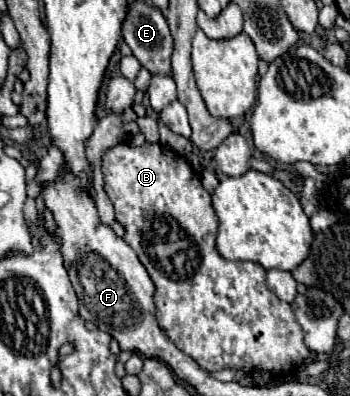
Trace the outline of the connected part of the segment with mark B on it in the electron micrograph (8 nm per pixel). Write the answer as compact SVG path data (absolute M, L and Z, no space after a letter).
M122 141L122 143L110 147L110 149L106 149L102 153L102 175L104 175L104 191L108 193L114 209L116 209L116 221L126 229L124 241L136 251L140 263L144 265L144 269L148 271L150 279L156 285L156 295L154 295L154 301L156 301L156 319L158 319L160 327L164 329L164 333L176 343L176 347L182 353L190 355L202 369L206 369L210 373L212 371L220 371L224 367L236 367L236 369L244 369L244 371L264 369L264 371L270 371L274 375L284 375L284 373L294 373L304 363L304 359L310 355L310 351L308 351L308 347L302 341L302 331L300 331L300 327L298 327L298 323L294 319L292 307L288 303L282 303L268 289L264 267L258 265L258 263L252 263L252 261L228 261L228 259L220 257L220 253L216 251L214 241L216 241L216 225L218 225L218 219L216 219L214 209L212 209L212 203L210 203L210 193L202 187L200 175L192 169L192 165L182 155L170 151L168 147L164 147L160 143L144 143L140 147L134 147L128 141Z

